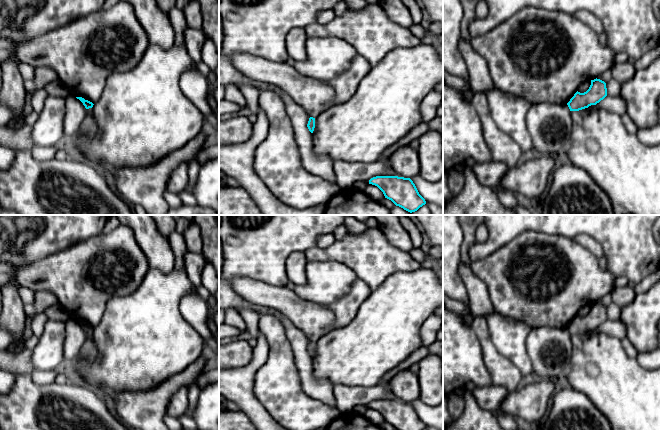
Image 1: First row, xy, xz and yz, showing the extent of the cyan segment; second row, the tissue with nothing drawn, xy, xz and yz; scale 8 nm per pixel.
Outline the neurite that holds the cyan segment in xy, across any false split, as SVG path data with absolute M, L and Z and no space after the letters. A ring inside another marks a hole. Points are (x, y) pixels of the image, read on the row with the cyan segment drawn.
M82 97L76 98L79 99L86 108L85 118L79 127L78 133L82 133L88 141L90 141L94 139L99 132L99 127L92 113L92 107L94 104Z

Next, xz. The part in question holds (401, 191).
M376 176L369 180L369 184L377 186L385 198L396 206L412 213L426 204L410 178L398 176Z

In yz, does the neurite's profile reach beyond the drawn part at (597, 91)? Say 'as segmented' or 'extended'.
extended

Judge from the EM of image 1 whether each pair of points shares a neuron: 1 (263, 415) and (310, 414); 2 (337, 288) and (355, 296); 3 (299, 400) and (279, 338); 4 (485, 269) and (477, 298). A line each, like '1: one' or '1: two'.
1: two
2: two
3: one
4: two

